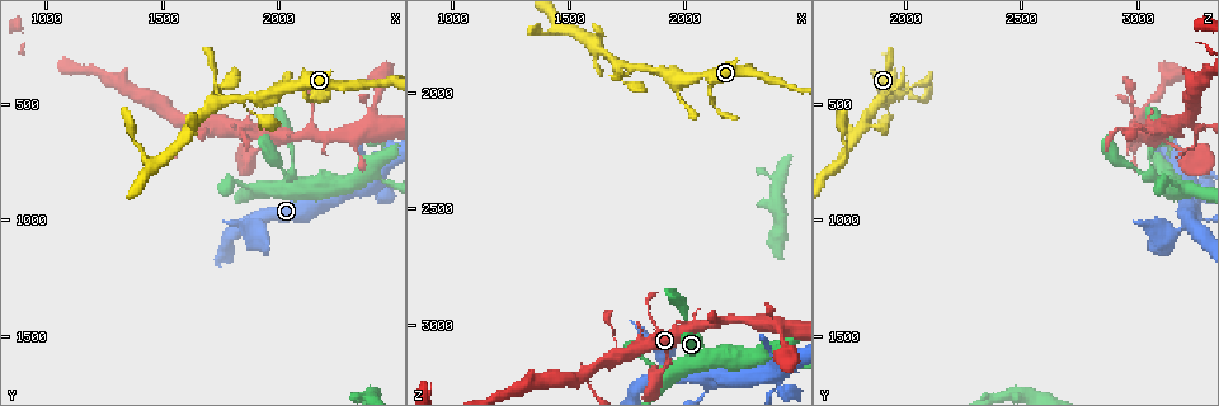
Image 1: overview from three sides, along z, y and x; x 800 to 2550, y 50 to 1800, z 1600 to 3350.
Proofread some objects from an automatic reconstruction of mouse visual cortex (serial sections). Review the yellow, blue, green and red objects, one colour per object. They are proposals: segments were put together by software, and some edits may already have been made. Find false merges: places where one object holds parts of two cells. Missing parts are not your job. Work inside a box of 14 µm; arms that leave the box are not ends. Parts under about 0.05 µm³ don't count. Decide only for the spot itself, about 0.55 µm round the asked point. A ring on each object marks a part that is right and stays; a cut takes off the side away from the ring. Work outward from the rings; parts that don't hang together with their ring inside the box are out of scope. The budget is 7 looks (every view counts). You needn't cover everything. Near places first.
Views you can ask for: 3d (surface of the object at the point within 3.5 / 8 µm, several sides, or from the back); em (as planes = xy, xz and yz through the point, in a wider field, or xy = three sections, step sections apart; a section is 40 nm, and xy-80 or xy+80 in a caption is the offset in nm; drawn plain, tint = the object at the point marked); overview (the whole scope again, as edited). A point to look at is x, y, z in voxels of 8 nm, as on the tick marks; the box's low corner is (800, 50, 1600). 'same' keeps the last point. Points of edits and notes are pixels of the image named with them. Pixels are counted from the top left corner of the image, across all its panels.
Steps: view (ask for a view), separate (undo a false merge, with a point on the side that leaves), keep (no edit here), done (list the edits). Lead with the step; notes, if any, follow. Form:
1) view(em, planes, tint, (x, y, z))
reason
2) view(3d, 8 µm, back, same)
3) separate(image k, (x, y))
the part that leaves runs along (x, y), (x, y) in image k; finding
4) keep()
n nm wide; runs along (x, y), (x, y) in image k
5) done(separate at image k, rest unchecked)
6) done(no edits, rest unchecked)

view(3d, 8 µm, (1730, 490, 1880))
narrows sharply

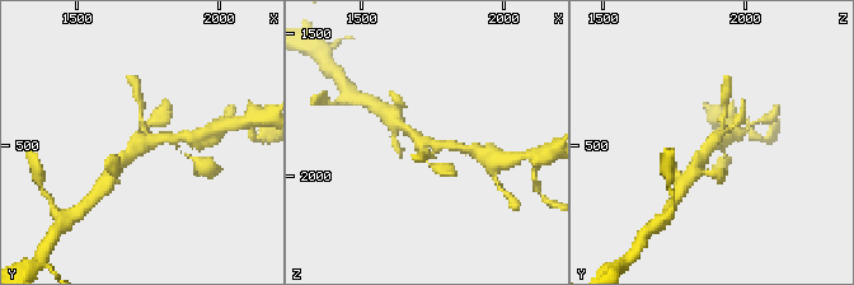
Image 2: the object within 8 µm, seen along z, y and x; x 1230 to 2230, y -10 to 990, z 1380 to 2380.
view(3d, 3.5 µm, (1720, 490, 1870))

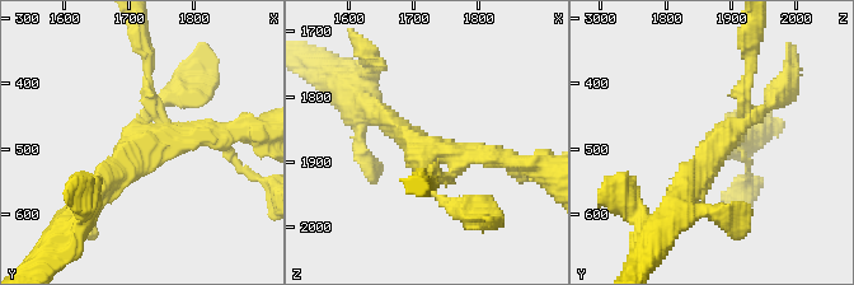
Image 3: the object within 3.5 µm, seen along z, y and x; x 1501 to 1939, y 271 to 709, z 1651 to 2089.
view(em, xy, step 2, tint, (1720, 490, 1880))
4 arms; arms of 100, 150, 250, 250 nm

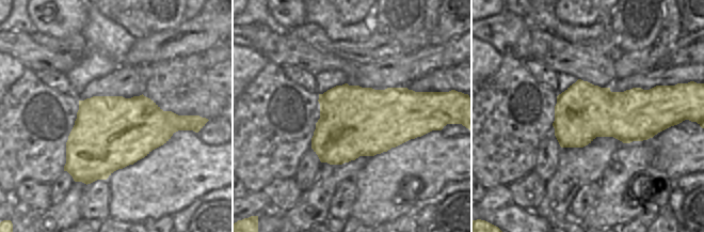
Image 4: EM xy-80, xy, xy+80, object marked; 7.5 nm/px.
keep()
500 nm wide; runs along (225, 135), (142, 143), (88, 197) in image 3; one cell here

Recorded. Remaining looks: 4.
view(3d, 8 µm, back, (2060, 750, 3060))
three arms meet

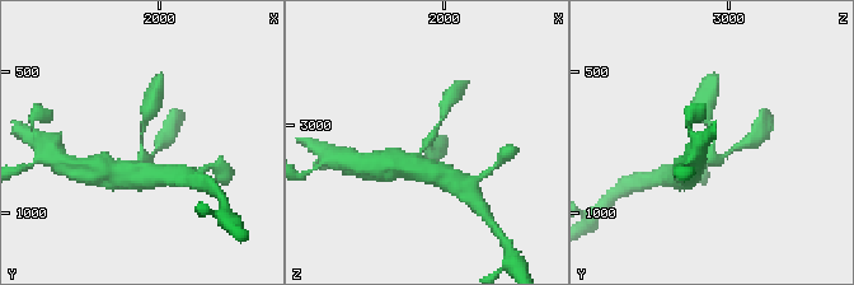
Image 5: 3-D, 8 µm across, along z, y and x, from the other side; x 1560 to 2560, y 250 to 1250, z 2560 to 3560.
view(em, xy, step 5, tint, (2060, 760, 3050))
3 arms; arms of 150, 200, 300 nm

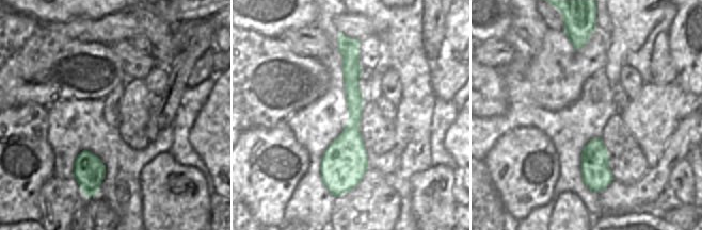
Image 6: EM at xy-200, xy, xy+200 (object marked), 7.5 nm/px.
keep()
240 nm wide; runs along (148, 110), (141, 159), (128, 169) in image 5; continuous, no second cell

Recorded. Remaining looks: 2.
done(no edits, rest unchecked)

